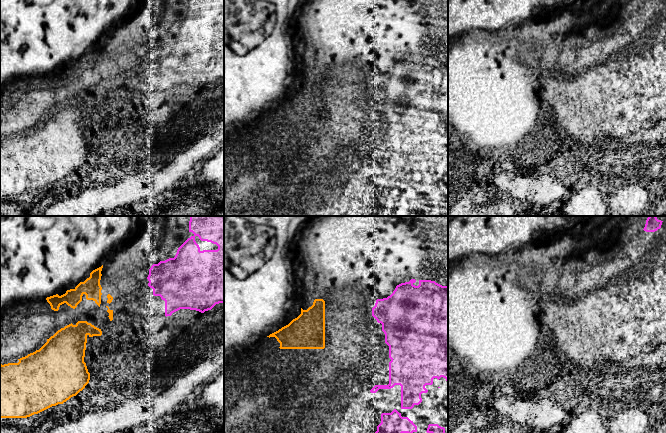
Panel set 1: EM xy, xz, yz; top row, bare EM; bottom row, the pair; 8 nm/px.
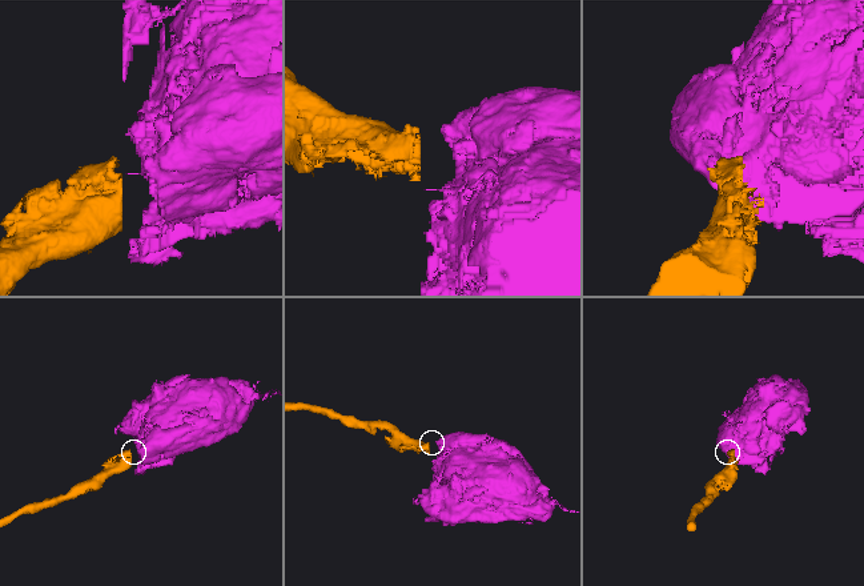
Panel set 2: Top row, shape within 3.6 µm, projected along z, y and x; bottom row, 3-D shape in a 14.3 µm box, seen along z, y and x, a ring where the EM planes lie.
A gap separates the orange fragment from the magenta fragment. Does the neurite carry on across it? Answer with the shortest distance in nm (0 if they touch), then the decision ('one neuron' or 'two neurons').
gap 300 nm; one neuron

